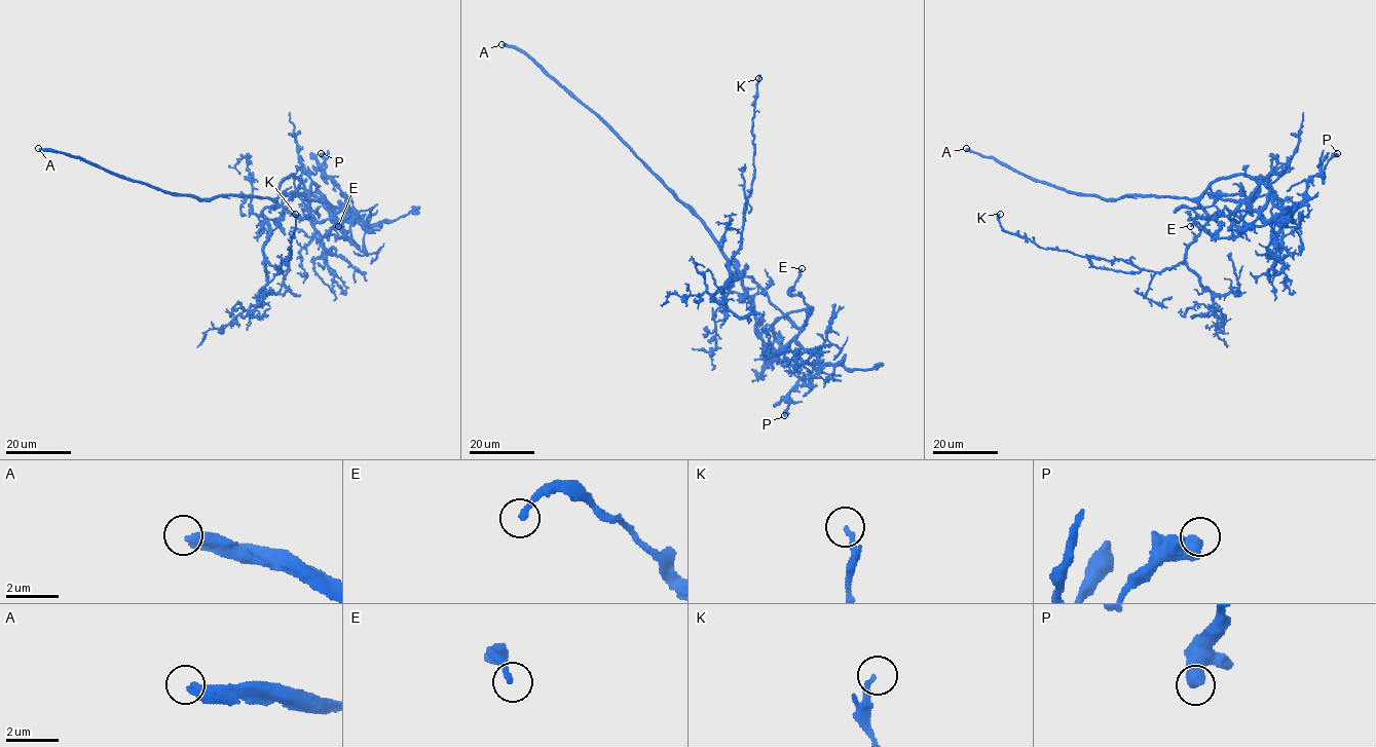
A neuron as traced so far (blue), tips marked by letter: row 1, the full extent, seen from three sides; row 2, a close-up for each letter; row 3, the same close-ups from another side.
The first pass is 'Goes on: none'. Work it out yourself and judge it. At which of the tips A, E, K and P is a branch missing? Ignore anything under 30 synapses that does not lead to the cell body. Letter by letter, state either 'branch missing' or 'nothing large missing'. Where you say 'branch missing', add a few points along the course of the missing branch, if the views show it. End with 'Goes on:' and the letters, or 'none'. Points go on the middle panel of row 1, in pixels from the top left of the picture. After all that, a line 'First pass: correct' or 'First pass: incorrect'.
A: branch missing
E: nothing large missing
K: nothing large missing
P: nothing large missing
Goes on: A
First pass: incorrect

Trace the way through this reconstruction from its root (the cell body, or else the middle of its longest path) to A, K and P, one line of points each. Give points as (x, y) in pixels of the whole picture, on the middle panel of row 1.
A: (729, 259), (705, 222), (593, 112), (523, 52), (501, 44)
K: (729, 259), (738, 276), (728, 286), (734, 276), (727, 264), (740, 246), (754, 172), (752, 123), (758, 78)
P: (729, 259), (752, 306), (755, 334), (776, 353), (791, 351), (812, 365), (810, 381), (790, 393), (784, 415)

